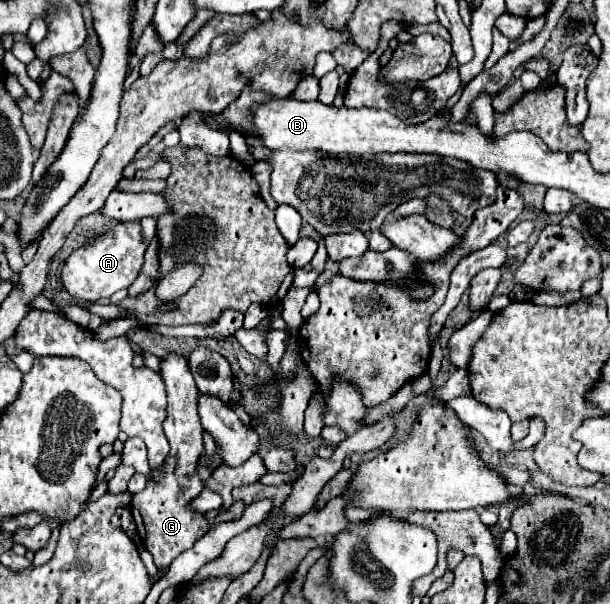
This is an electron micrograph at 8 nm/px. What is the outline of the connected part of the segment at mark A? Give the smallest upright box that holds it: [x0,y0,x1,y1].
[60,220,146,302]

